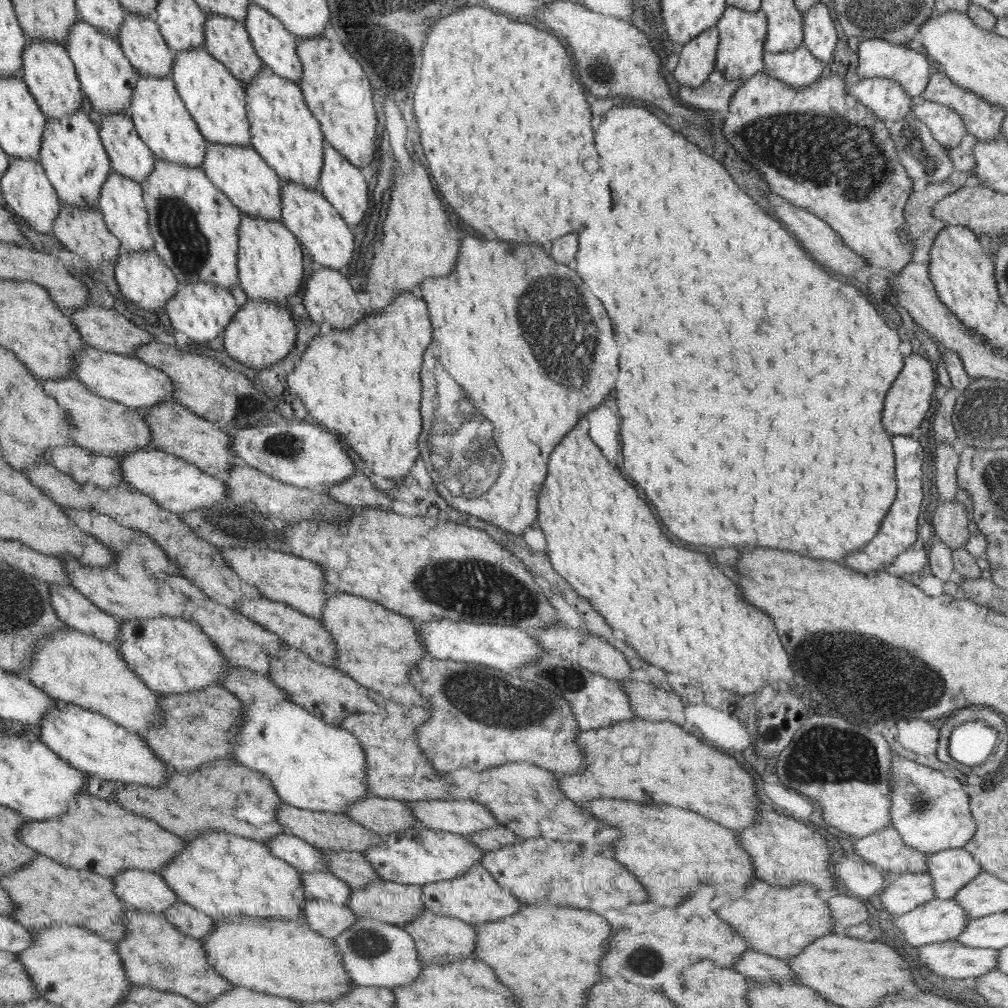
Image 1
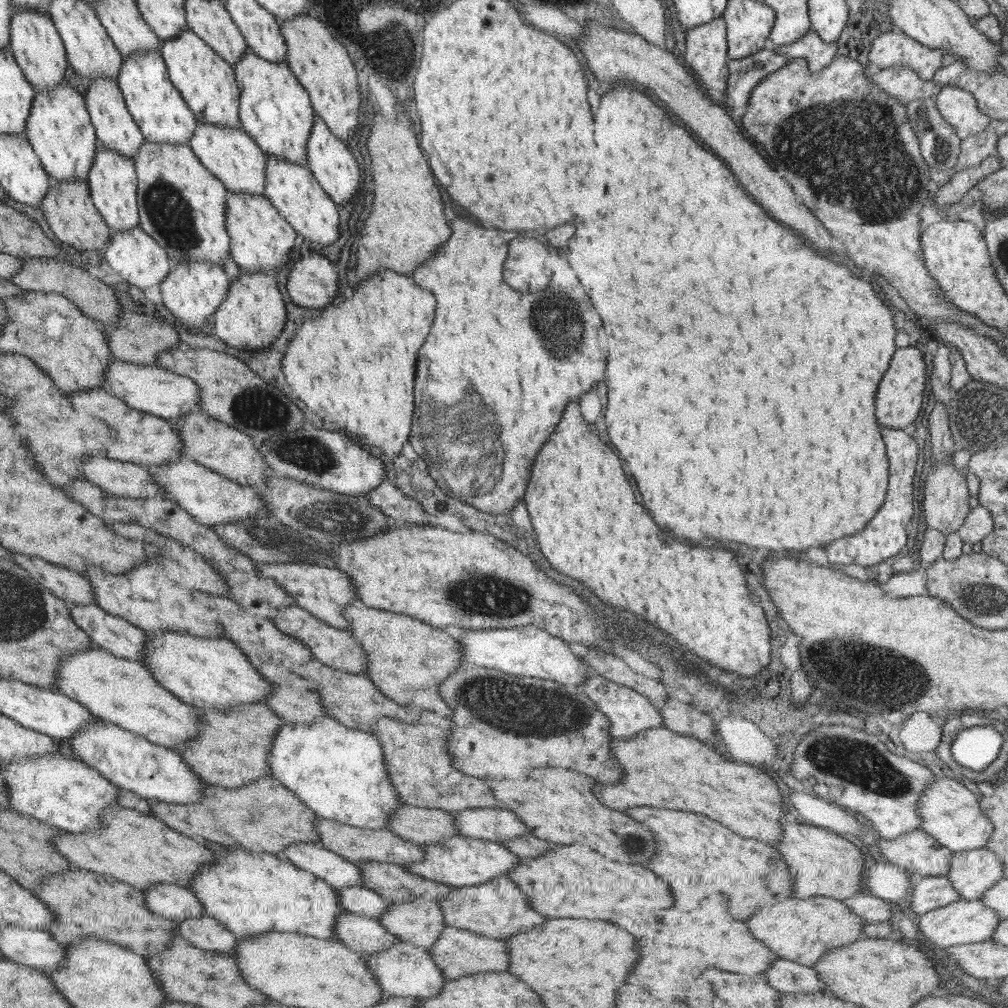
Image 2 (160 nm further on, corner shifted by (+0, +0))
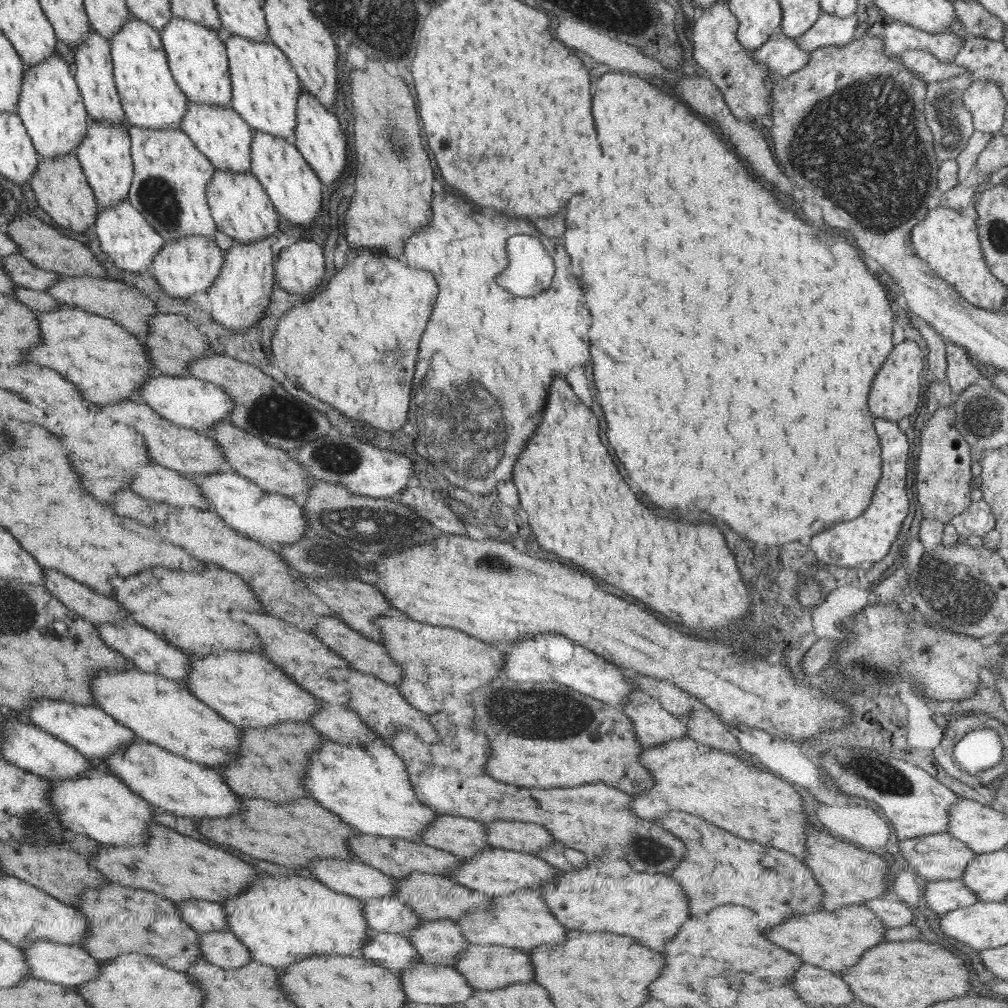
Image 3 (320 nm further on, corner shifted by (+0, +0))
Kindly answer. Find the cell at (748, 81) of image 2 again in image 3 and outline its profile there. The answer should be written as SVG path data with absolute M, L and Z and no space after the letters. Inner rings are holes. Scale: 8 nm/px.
M776 30L750 56L756 64L770 70L770 76L776 82L804 68L804 65L810 61L810 55L799 47L797 40Z

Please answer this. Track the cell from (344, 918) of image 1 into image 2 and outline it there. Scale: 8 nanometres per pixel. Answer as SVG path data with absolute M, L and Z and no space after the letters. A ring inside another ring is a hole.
M346 910L336 917L335 938L361 956L390 949L397 942L394 933L380 922Z

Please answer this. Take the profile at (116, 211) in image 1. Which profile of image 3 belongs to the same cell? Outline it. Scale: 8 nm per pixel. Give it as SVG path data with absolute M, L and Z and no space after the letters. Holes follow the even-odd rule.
M108 121L88 122L85 139L75 150L81 166L84 168L85 177L93 186L94 194L97 194L99 205L111 207L129 196L129 188L133 182L133 157L132 138L122 125L109 123Z

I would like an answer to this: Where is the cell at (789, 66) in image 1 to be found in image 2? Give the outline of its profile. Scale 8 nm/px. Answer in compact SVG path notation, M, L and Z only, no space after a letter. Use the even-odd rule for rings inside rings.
M809 29L803 37L794 42L782 46L772 45L772 50L779 54L778 56L784 56L787 61L802 58L808 64L808 70L814 74L820 72L824 66L829 66L836 58L838 41L825 43L814 29Z

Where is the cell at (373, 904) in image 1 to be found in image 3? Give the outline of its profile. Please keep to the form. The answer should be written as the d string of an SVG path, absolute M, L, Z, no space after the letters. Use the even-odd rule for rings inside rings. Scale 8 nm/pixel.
M422 919L409 938L423 962L450 967L455 966L454 958L461 949L466 951L466 947L470 944L462 936L460 927L449 919L438 919L438 921Z

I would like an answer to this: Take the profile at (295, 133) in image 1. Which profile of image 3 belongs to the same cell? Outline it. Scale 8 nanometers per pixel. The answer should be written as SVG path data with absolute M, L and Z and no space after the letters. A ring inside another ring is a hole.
M230 34L226 39L226 50L229 57L229 70L232 72L233 109L249 123L254 131L264 131L294 142L297 128L297 98L302 86L297 72L293 70L293 65L281 47L271 41L256 42L240 35Z

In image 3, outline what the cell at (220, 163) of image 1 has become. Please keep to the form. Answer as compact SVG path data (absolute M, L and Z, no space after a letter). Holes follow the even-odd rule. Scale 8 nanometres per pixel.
M188 101L181 129L213 163L216 169L250 173L252 166L253 128L233 107L203 105Z

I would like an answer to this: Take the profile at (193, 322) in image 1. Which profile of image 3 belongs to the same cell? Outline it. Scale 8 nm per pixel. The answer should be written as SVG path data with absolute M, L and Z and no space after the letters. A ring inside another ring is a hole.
M190 235L173 241L165 241L164 246L153 258L153 274L158 287L176 298L189 298L201 290L208 291L221 273L222 250L212 237Z

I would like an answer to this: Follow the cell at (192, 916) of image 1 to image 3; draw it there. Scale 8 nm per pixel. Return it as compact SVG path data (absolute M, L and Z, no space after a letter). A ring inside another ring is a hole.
M230 930L202 932L199 941L203 956L210 964L220 968L242 968L252 956L245 944Z

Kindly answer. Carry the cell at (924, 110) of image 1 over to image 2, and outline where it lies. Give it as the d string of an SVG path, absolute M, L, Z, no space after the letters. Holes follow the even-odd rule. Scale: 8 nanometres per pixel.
M942 86L936 100L937 109L954 126L952 130L960 140L982 132L992 121L979 109L977 98L963 88Z

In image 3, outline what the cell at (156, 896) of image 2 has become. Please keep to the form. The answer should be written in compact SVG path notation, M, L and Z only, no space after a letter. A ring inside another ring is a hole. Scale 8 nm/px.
M184 901L178 903L182 918L199 933L228 930L226 911L222 904L209 901Z

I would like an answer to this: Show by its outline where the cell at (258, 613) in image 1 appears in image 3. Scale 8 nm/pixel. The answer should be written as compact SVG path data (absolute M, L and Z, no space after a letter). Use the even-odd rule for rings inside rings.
M321 618L315 630L311 631L316 635L330 650L338 653L345 658L354 668L362 673L373 674L376 678L387 683L396 684L403 680L403 668L390 657L387 648L382 643L375 643L373 640L367 639L362 633L354 630L339 618Z

